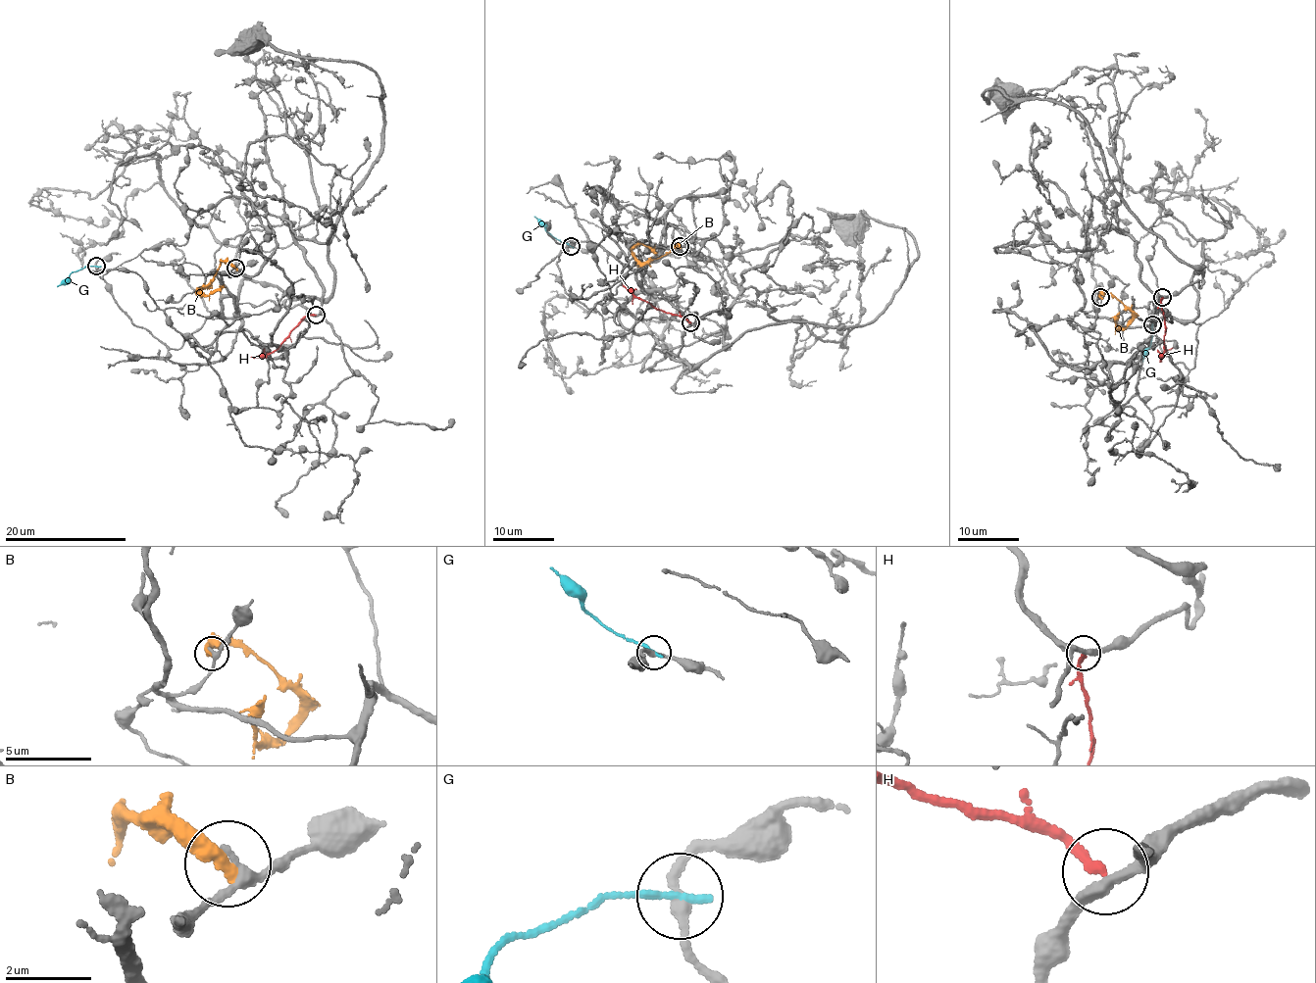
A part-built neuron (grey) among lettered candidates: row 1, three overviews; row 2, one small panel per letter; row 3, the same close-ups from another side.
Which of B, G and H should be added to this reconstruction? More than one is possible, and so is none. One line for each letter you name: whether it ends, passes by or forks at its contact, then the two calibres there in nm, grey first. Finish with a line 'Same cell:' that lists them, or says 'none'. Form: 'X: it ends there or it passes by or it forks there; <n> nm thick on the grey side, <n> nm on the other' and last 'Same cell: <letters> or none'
Same cell: none

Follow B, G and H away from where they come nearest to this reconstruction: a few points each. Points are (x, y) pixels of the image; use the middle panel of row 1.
B: (681, 246), (646, 262), (632, 251), (641, 243), (657, 254)
G: (572, 246), (548, 233), (542, 221), (534, 216)
H: (691, 322), (645, 302), (621, 283)

